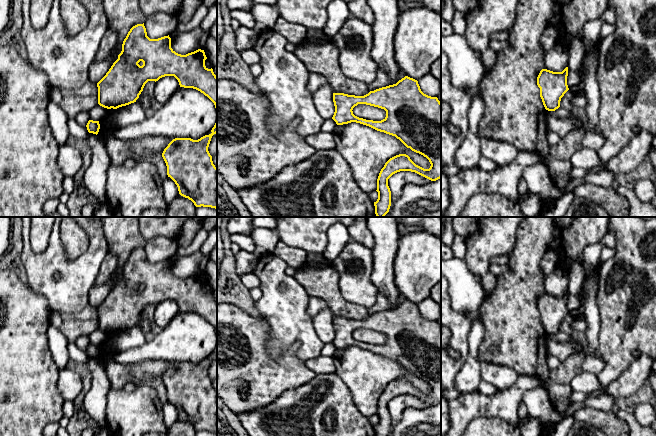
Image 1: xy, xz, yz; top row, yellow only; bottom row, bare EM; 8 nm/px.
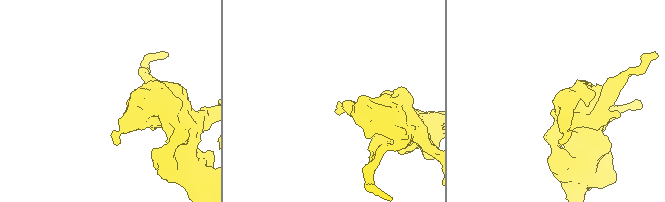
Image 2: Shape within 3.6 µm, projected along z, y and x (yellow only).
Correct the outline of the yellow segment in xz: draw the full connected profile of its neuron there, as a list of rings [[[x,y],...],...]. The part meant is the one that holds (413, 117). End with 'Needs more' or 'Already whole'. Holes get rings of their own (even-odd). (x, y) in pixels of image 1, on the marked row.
[[[405,76],[396,84],[370,91],[364,96],[333,93],[333,102],[335,112],[332,119],[337,125],[356,122],[395,136],[407,148],[426,157],[431,164],[429,169],[424,169],[416,165],[406,154],[399,154],[390,158],[381,169],[377,179],[376,191],[378,192],[378,199],[374,202],[377,217],[384,217],[389,212],[391,206],[391,191],[388,186],[388,179],[393,174],[400,171],[411,171],[431,181],[436,181],[441,178],[441,102],[437,97],[424,94],[417,80]],[[358,104],[366,104],[384,109],[386,111],[386,117],[381,121],[359,118],[352,111]]]. Already whole

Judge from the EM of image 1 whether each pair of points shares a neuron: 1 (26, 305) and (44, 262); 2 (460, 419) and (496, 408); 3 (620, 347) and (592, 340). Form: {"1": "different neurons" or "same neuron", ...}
{"1": "different neurons", "2": "same neuron", "3": "different neurons"}

